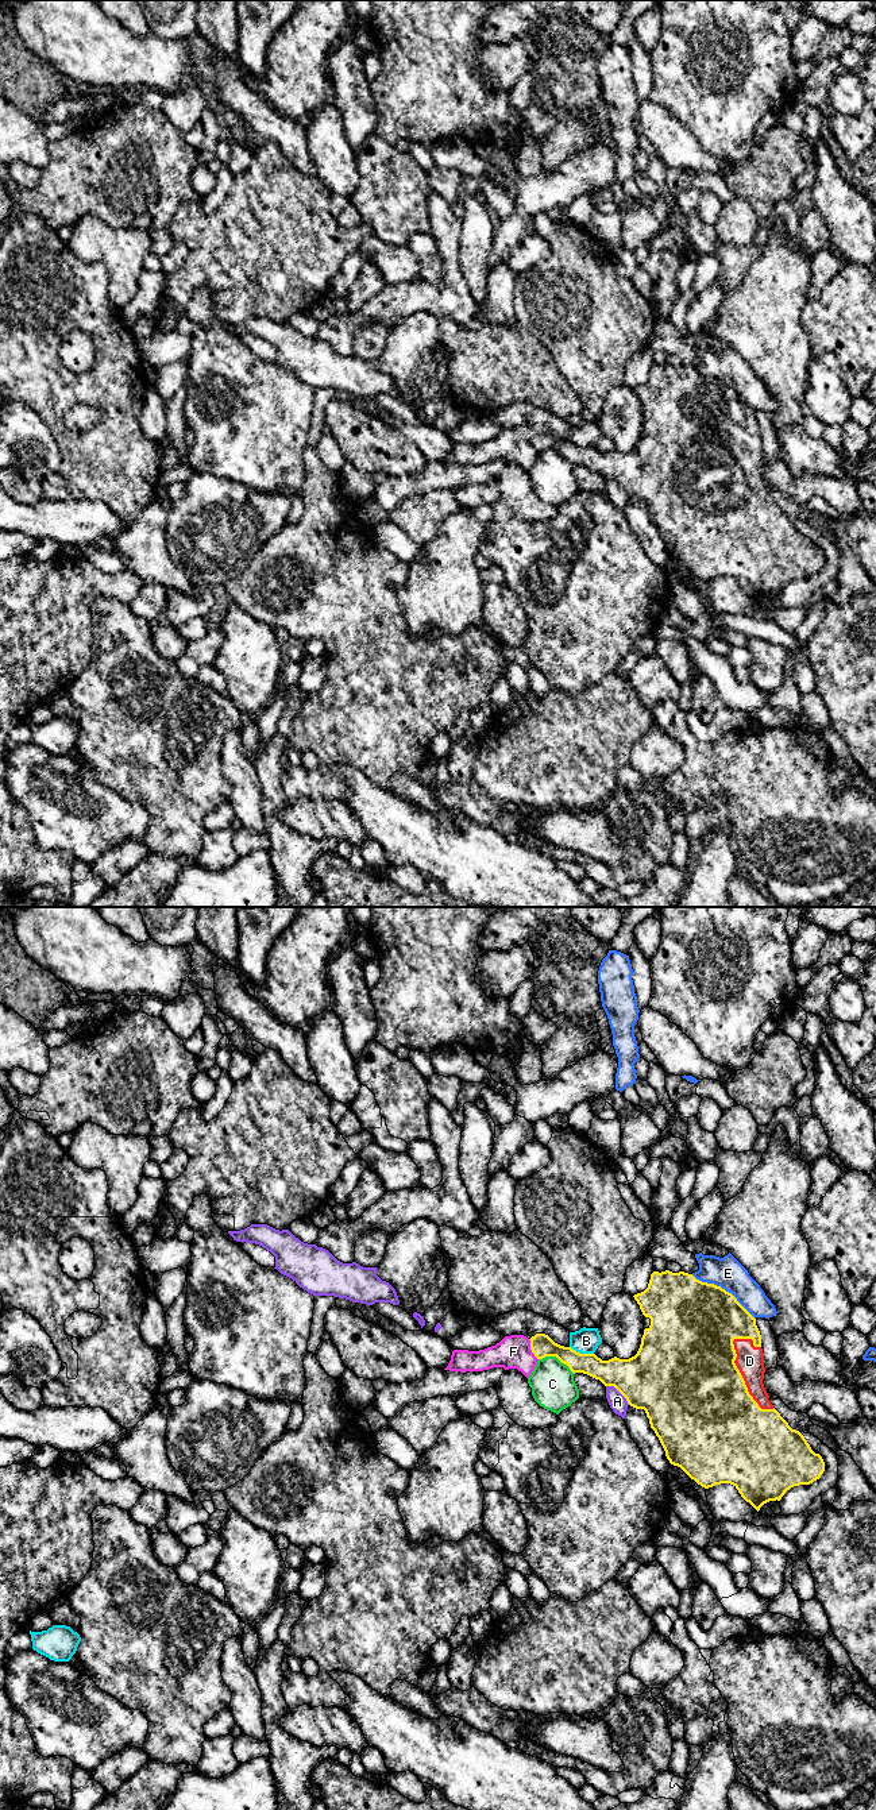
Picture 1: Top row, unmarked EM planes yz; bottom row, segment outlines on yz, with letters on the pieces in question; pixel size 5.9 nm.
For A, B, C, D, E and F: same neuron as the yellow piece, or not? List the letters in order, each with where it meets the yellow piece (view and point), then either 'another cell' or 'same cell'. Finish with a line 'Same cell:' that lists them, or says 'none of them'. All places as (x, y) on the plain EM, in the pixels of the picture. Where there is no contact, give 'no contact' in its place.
A: contact yz (618, 483); another cell
B: contact yz (582, 447); another cell
C: contact yz (556, 450); another cell
D: contact yz (743, 471); same cell
E: contact yz (724, 382); another cell
F: contact yz (531, 442); same cell
Same cell: D, F

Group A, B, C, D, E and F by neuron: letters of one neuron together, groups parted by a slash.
A / B / C / D F / E

